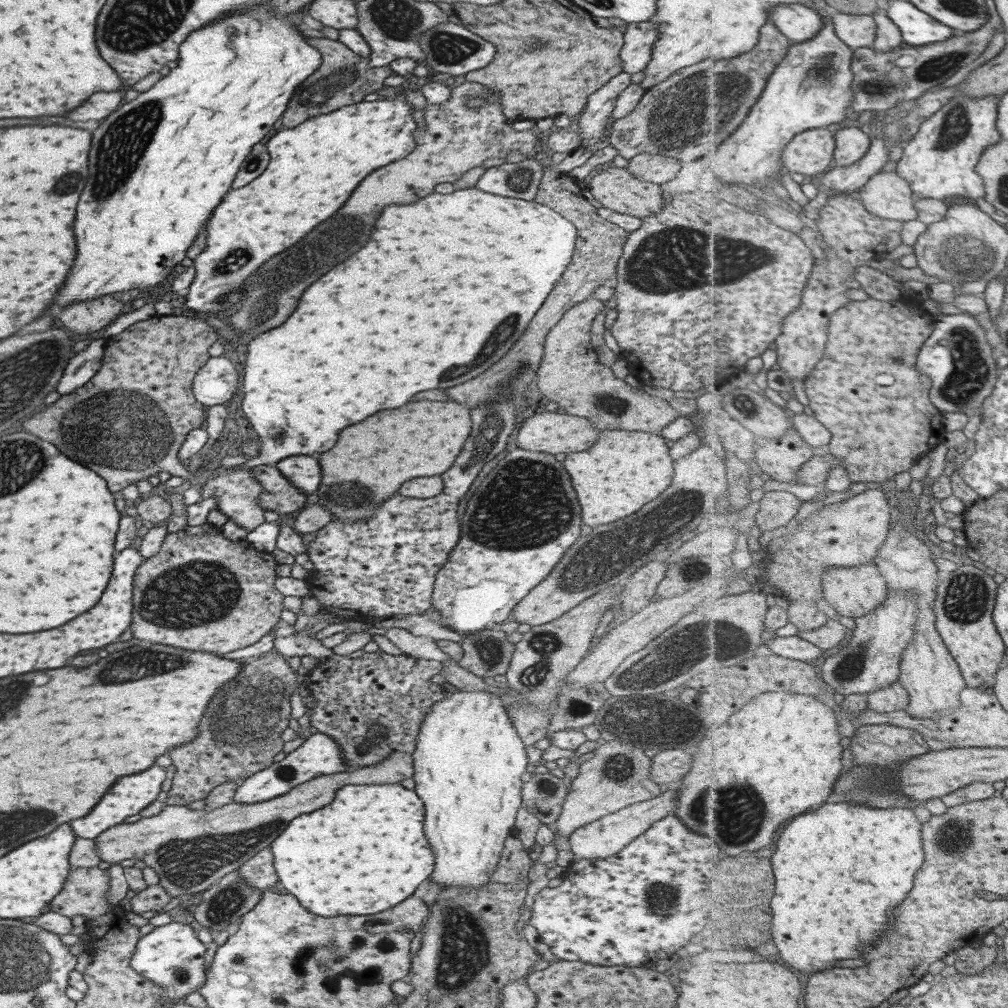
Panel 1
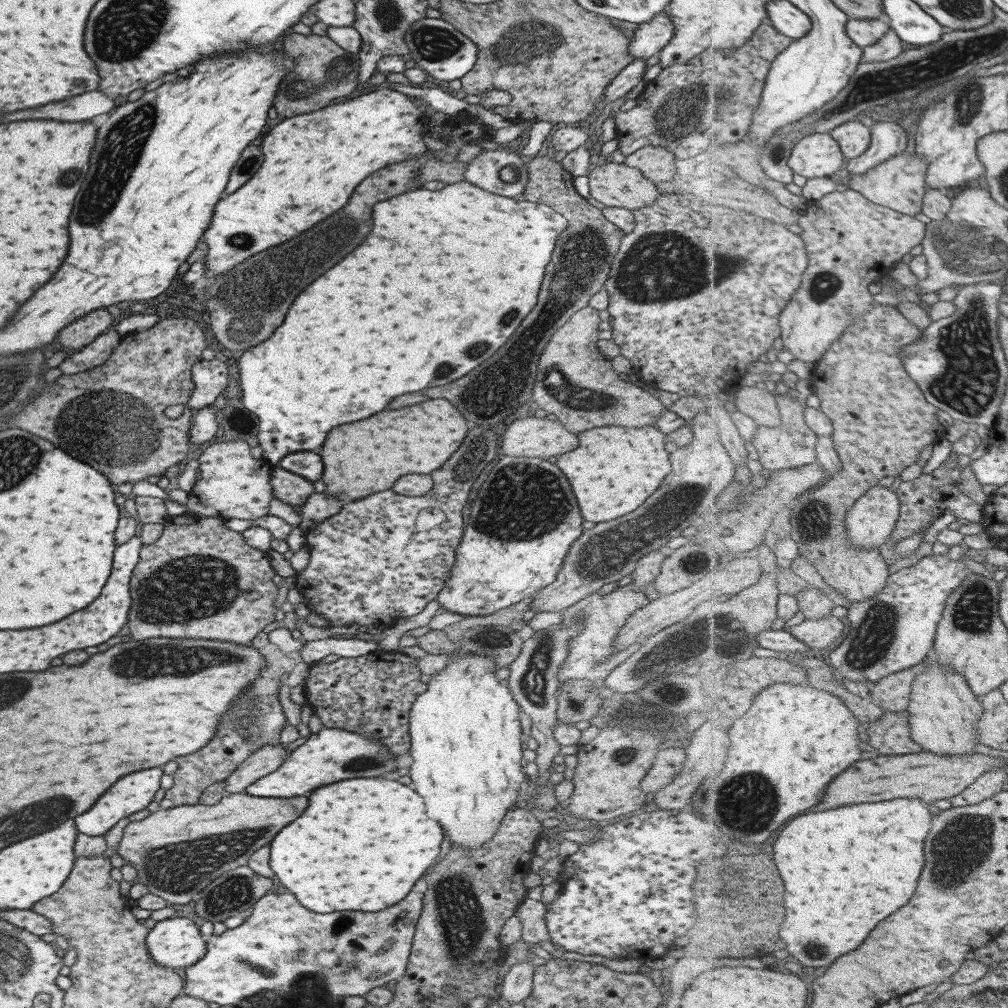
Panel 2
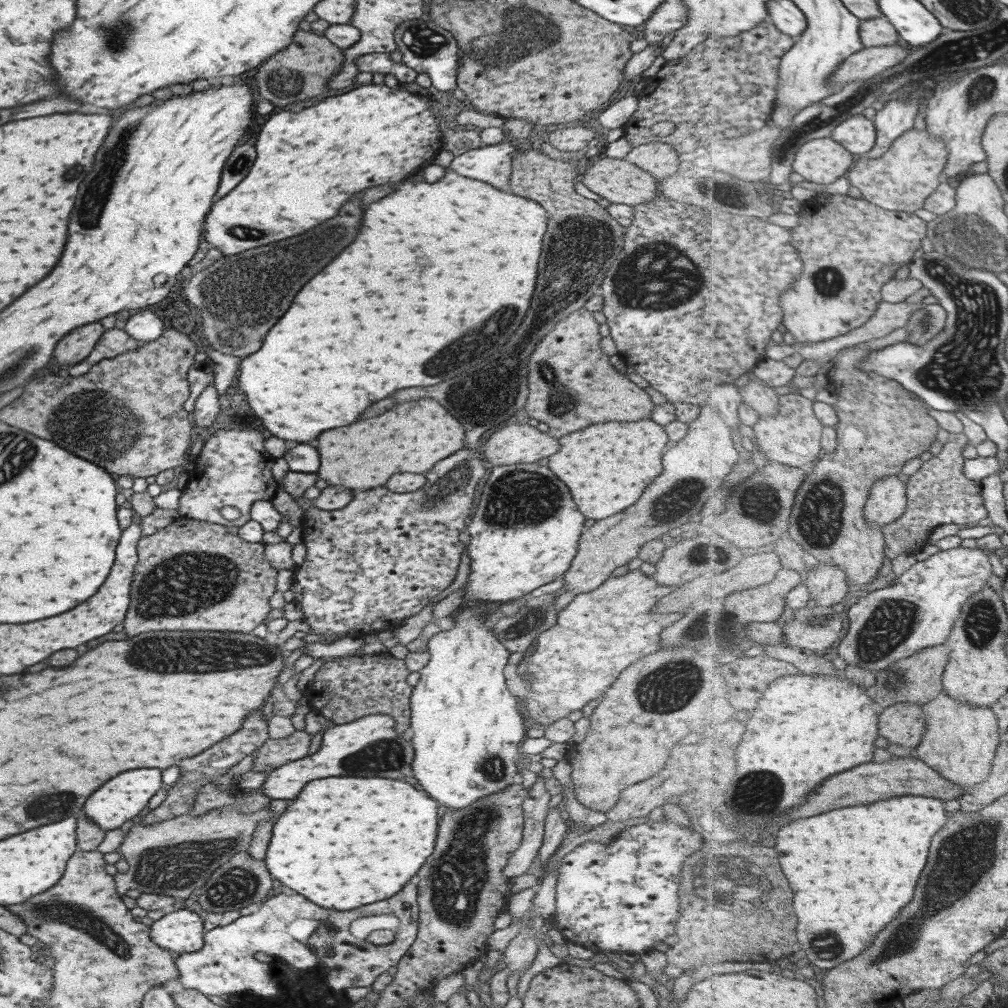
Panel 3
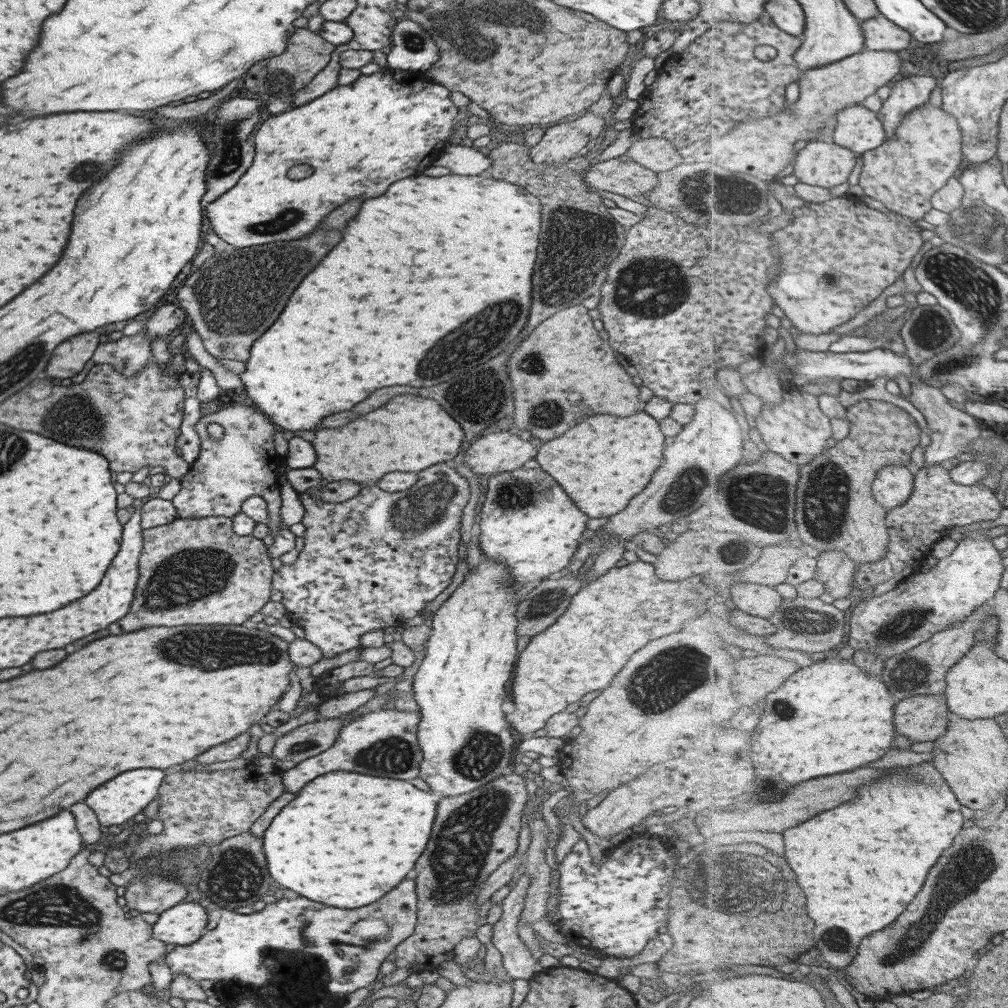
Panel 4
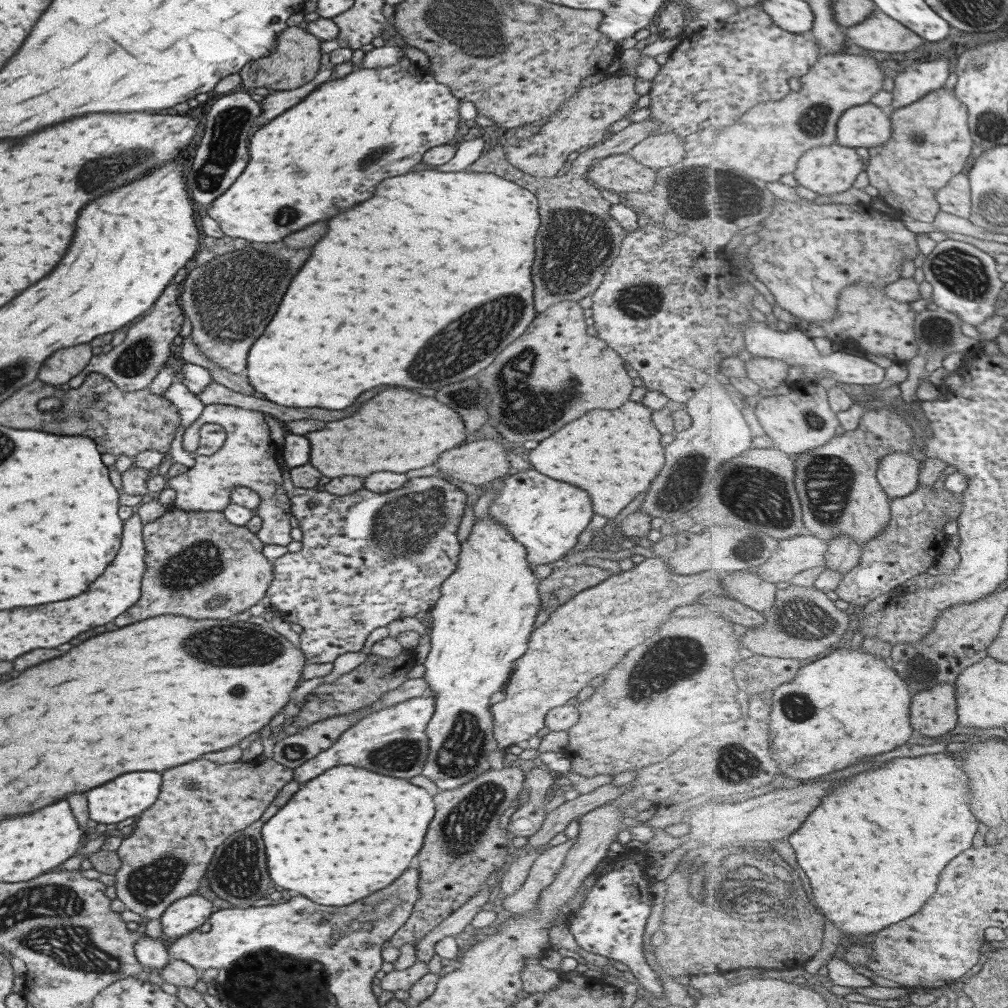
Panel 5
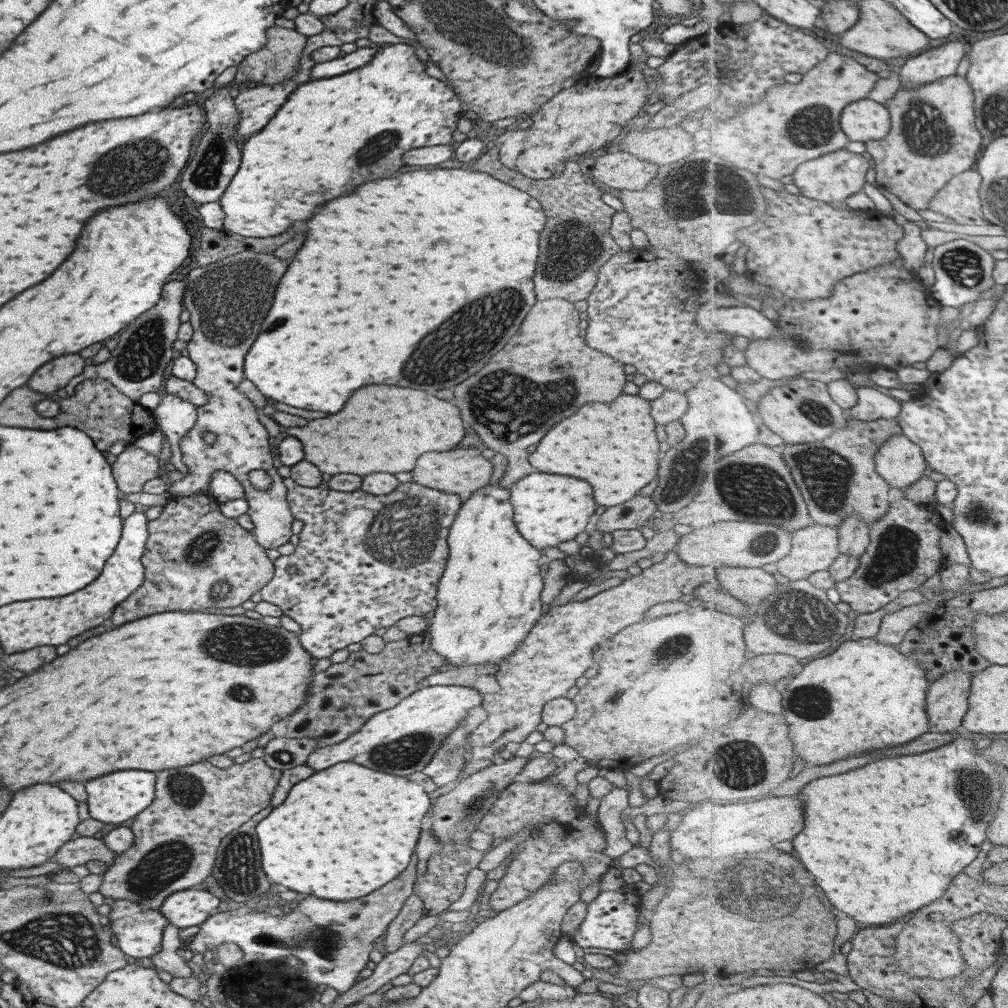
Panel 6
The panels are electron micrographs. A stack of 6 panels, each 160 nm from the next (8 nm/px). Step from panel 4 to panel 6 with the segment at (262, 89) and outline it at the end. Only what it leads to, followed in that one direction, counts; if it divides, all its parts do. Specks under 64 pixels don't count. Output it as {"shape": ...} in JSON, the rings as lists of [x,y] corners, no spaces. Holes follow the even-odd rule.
{"shape":[[[276,25],[266,28],[266,43],[253,54],[245,56],[237,66],[234,75],[234,84],[258,82],[259,84],[277,84],[287,81],[290,76],[296,75],[298,62],[303,54],[307,36],[299,34],[295,29],[286,29]]]}

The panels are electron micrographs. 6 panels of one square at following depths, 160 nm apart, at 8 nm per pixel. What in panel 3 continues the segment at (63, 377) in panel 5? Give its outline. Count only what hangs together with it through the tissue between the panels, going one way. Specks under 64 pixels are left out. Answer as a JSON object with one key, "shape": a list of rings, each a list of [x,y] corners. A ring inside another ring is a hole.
{"shape":[[[99,320],[74,328],[56,343],[53,349],[53,360],[60,368],[67,368],[81,362],[89,356],[103,331]]]}

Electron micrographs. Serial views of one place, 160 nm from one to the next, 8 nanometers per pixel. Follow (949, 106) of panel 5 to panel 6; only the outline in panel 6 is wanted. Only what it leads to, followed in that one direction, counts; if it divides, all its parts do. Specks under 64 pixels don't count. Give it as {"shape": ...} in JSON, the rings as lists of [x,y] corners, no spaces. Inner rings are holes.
{"shape":[[[966,76],[943,77],[915,88],[901,87],[886,105],[892,116],[890,133],[885,138],[865,143],[876,172],[875,185],[883,186],[915,212],[929,210],[929,200],[941,188],[945,188],[953,176],[968,171],[977,162],[977,154],[981,152],[985,136],[978,127],[974,88]]]}

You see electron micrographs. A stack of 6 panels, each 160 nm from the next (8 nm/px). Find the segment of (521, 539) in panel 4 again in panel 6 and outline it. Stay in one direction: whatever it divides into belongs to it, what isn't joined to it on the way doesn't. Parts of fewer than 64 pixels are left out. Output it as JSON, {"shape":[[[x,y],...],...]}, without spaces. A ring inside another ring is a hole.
{"shape":[[[529,474],[510,487],[509,500],[513,509],[512,520],[517,533],[531,546],[541,550],[570,541],[581,532],[597,505],[591,496],[591,486],[579,478],[555,474]]]}

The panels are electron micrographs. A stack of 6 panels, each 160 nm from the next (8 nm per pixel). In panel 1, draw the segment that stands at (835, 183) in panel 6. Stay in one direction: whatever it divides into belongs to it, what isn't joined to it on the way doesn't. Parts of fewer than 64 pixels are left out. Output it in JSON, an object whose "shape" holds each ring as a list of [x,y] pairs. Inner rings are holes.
{"shape":[[[821,127],[802,132],[784,148],[782,162],[790,172],[813,176],[825,172],[836,151],[836,138],[833,132]]]}

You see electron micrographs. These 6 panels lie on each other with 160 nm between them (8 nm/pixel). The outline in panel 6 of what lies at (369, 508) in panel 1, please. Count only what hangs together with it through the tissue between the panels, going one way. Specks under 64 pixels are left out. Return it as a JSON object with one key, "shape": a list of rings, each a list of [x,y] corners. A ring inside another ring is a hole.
{"shape":[[[367,386],[359,388],[349,396],[343,408],[325,418],[309,420],[301,428],[285,428],[282,436],[293,436],[301,442],[305,460],[319,468],[323,474],[357,474],[365,476],[371,472],[407,472],[413,468],[415,458],[423,452],[445,452],[460,442],[464,435],[459,412],[453,404],[437,400],[419,390],[397,388],[397,386]]]}

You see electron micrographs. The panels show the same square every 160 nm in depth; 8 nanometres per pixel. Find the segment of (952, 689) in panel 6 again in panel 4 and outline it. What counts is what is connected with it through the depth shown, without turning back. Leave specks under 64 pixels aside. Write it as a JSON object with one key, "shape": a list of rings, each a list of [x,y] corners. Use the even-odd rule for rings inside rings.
{"shape":[[[914,694],[896,705],[895,724],[899,724],[899,732],[909,736],[915,742],[929,742],[937,740],[945,734],[950,724],[950,709],[945,695]]]}

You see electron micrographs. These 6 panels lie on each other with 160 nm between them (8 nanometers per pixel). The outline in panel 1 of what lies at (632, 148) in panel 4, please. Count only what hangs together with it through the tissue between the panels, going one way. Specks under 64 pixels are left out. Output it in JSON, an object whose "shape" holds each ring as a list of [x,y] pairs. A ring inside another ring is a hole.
{"shape":[[[637,152],[628,160],[626,169],[639,180],[660,185],[675,177],[679,170],[679,160],[662,154]]]}

